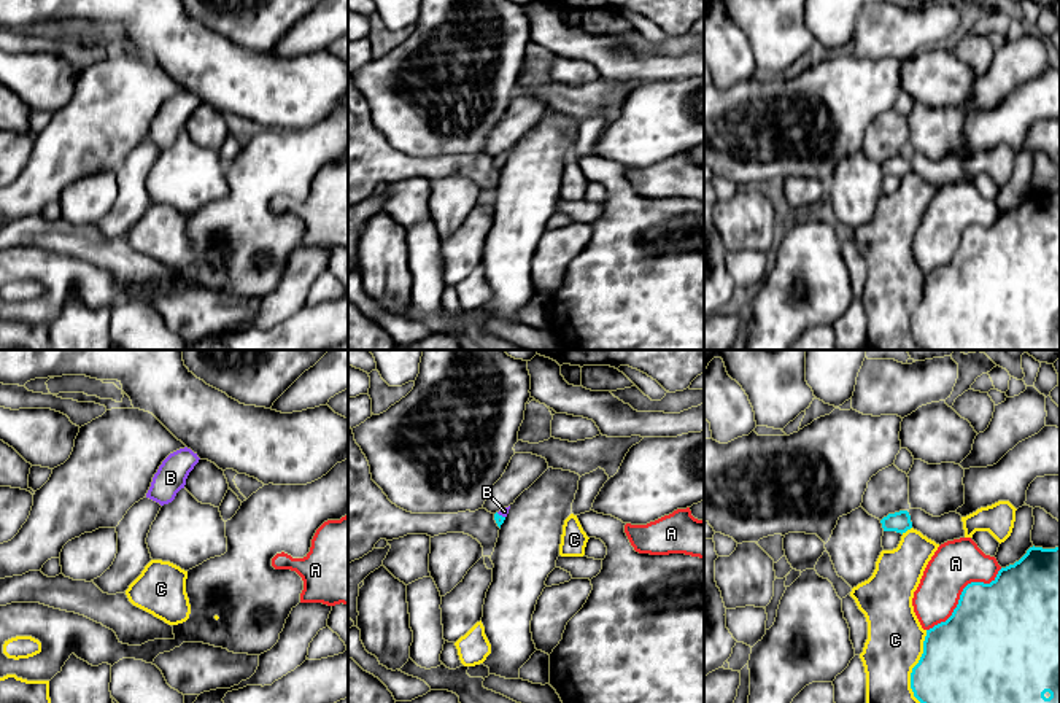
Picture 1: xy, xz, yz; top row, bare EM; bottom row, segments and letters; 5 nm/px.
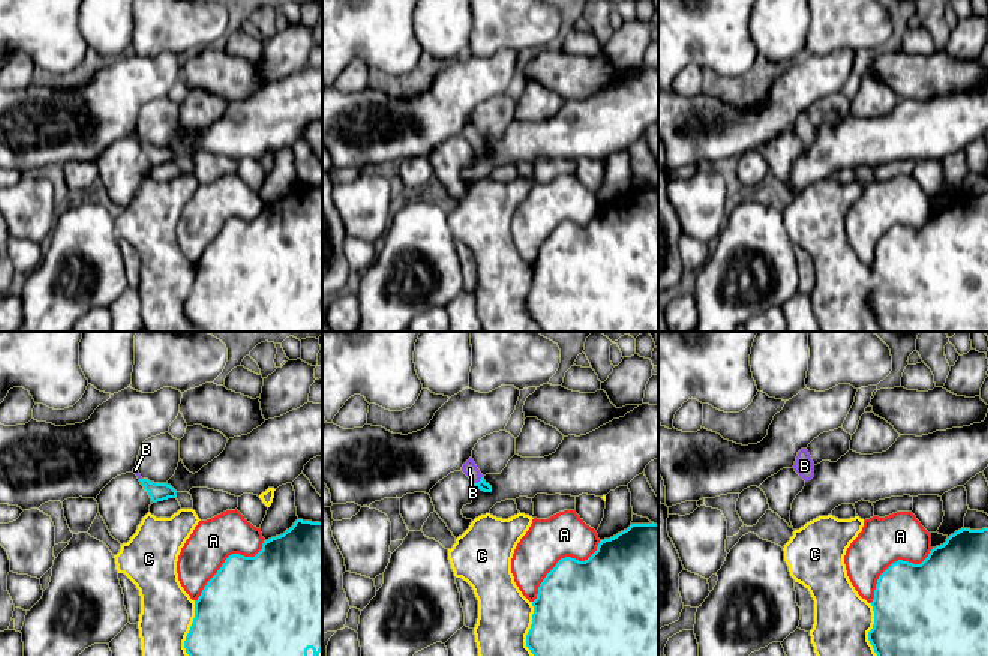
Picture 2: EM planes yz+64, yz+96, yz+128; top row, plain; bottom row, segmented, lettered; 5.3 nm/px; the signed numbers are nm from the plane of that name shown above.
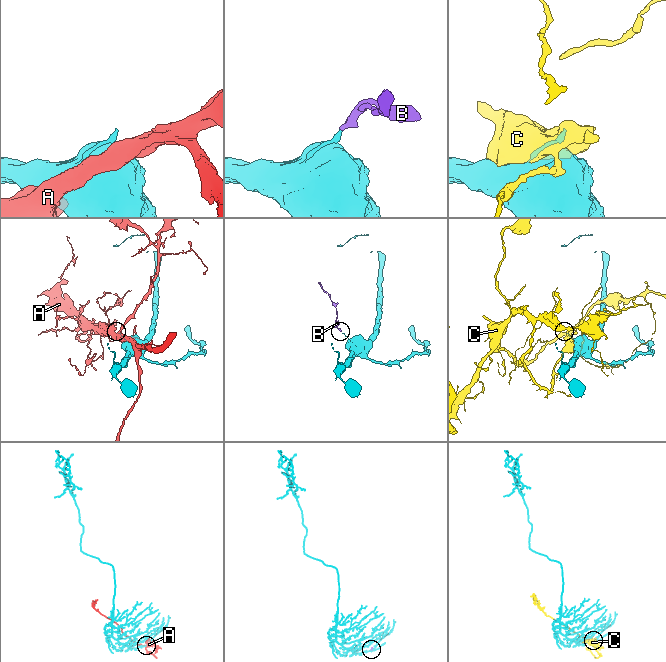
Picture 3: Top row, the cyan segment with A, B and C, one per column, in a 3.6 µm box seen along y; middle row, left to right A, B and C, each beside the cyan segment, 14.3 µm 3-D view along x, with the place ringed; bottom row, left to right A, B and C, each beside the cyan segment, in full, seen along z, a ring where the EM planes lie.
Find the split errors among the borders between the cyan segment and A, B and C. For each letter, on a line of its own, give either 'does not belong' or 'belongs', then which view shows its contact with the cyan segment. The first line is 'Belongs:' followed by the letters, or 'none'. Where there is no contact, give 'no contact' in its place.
Belongs: B
A: does not belong; contact in yz
B: belongs; contact in xz
C: does not belong; contact in yz

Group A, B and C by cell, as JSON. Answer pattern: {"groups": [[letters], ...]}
{"groups": [["A"], ["B"], ["C"]]}

